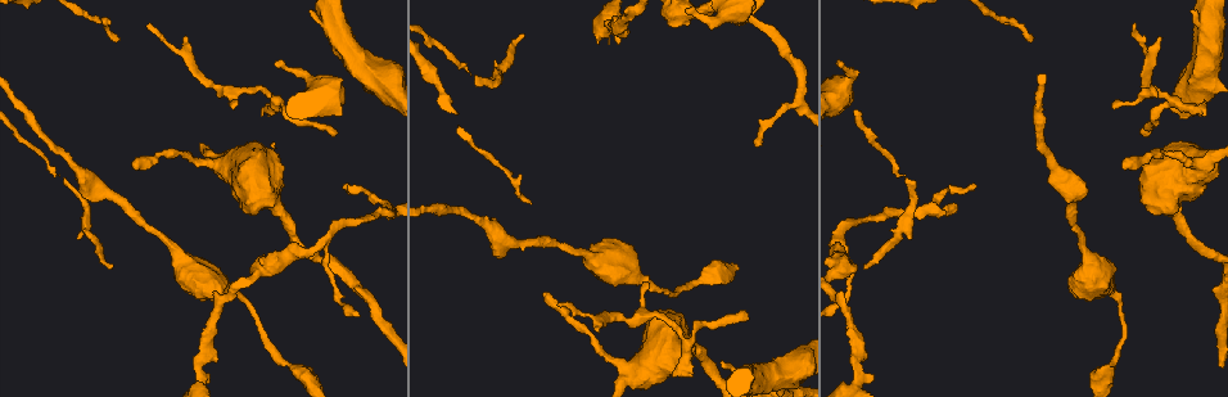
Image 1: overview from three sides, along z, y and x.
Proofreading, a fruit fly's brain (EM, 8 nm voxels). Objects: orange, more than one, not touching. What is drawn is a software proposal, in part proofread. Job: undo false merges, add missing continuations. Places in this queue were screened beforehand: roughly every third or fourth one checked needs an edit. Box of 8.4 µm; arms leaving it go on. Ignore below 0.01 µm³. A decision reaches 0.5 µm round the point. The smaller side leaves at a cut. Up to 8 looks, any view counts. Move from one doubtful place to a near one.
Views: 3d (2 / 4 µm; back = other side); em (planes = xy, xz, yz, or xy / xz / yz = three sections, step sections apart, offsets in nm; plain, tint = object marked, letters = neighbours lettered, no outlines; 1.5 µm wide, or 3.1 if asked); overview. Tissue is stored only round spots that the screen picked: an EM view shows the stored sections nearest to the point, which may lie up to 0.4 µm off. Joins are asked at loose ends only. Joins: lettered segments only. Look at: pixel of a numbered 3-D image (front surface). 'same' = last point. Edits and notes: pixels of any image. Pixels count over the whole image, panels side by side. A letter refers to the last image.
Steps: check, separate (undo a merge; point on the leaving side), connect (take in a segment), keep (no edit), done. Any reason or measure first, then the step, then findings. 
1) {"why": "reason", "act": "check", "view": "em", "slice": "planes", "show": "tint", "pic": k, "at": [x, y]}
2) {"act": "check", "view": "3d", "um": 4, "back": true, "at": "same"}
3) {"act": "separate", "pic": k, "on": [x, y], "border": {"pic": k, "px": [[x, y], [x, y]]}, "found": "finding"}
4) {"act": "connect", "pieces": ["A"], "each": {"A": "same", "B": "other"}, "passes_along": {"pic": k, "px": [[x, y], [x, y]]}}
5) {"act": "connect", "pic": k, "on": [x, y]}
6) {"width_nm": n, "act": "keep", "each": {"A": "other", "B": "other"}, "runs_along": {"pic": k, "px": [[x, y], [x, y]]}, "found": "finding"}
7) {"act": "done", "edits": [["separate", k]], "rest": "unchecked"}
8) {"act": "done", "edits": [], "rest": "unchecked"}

{"why": "thin end", "act": "check", "view": "em", "slice": "planes", "show": "letters", "pic": 1, "at": [758, 146]}

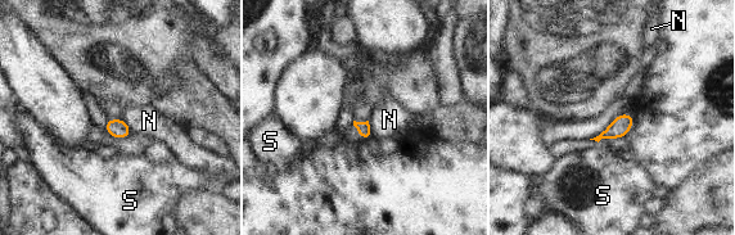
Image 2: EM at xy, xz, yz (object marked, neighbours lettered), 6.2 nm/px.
{"width_nm": 80, "longest_contact_nm": ["N", 120], "act": "keep", "each": {"N": "other", "S": "other"}, "found": "no lettered segment goes on from it"}

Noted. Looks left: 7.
{"why": "long arm stops here", "act": "check", "view": "3d", "um": 2, "pic": 1, "at": [135, 169]}

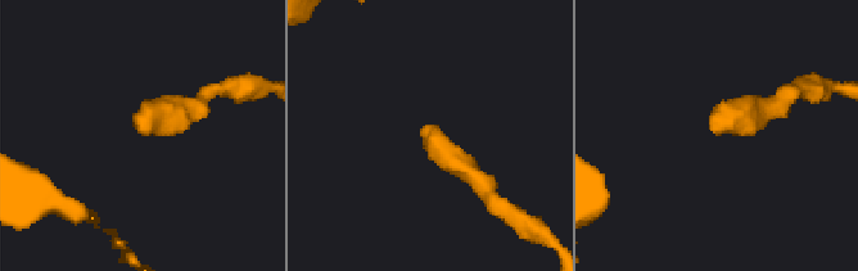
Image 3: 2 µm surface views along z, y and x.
{"act": "check", "view": "em", "slice": "yz", "step": 4, "show": "letters", "pic": 3, "at": [141, 128]}

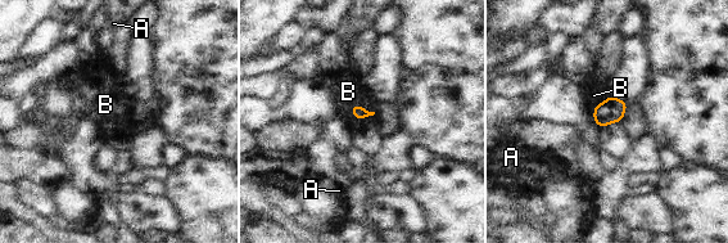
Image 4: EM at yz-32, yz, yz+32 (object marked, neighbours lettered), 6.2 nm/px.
{"why": "another direction", "act": "check", "view": "em", "slice": "planes", "show": "letters", "at": "same"}

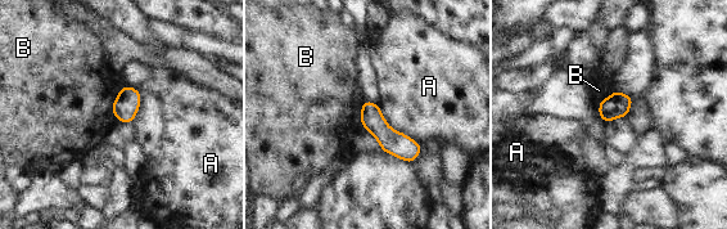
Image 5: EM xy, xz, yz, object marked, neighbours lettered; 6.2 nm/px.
{"act": "keep", "each": {"A": "other", "B": "other"}, "border": {"pic": 5, "px": [[121, 86], [112, 106], [114, 119]]}, "found": "none of them fits"}

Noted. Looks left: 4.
{"why": "branch stops here", "act": "check", "view": "3d", "um": 2, "pic": 1, "at": [149, 24]}

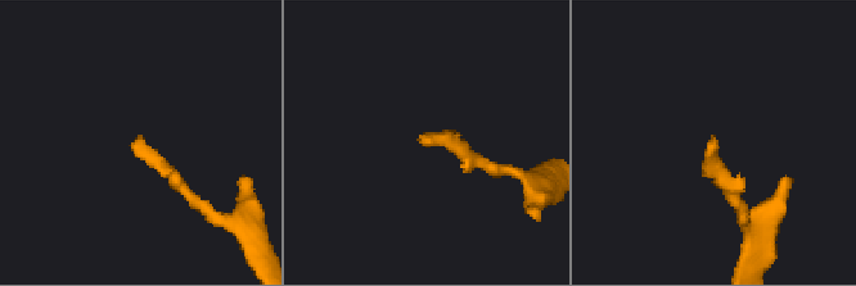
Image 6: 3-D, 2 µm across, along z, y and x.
{"act": "check", "view": "em", "slice": "xy", "step": 8, "show": "letters", "pic": 6, "at": [421, 136]}

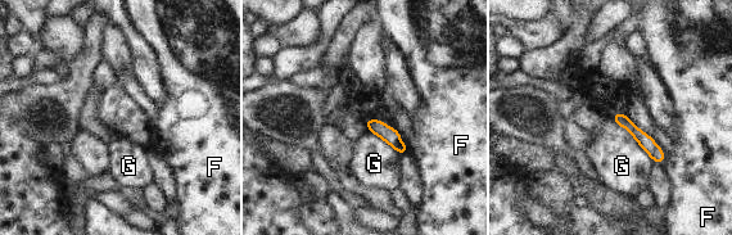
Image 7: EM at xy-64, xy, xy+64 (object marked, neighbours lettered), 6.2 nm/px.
{"act": "keep", "each": {"F": "other", "G": "other"}, "runs_along": {"pic": 7, "px": [[615, 118], [626, 122], [662, 158]]}, "found": "none of them fits"}

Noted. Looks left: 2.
{"act": "done", "edits": [], "rest": "unchecked"}

